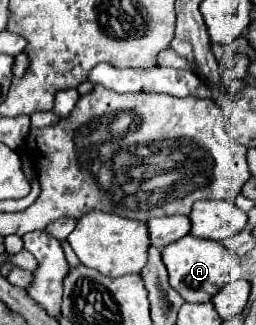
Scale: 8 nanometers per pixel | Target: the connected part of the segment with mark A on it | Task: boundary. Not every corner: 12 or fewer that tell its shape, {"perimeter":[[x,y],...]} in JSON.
{"perimeter":[[187,234],[161,256],[185,302],[231,280],[233,254]]}

